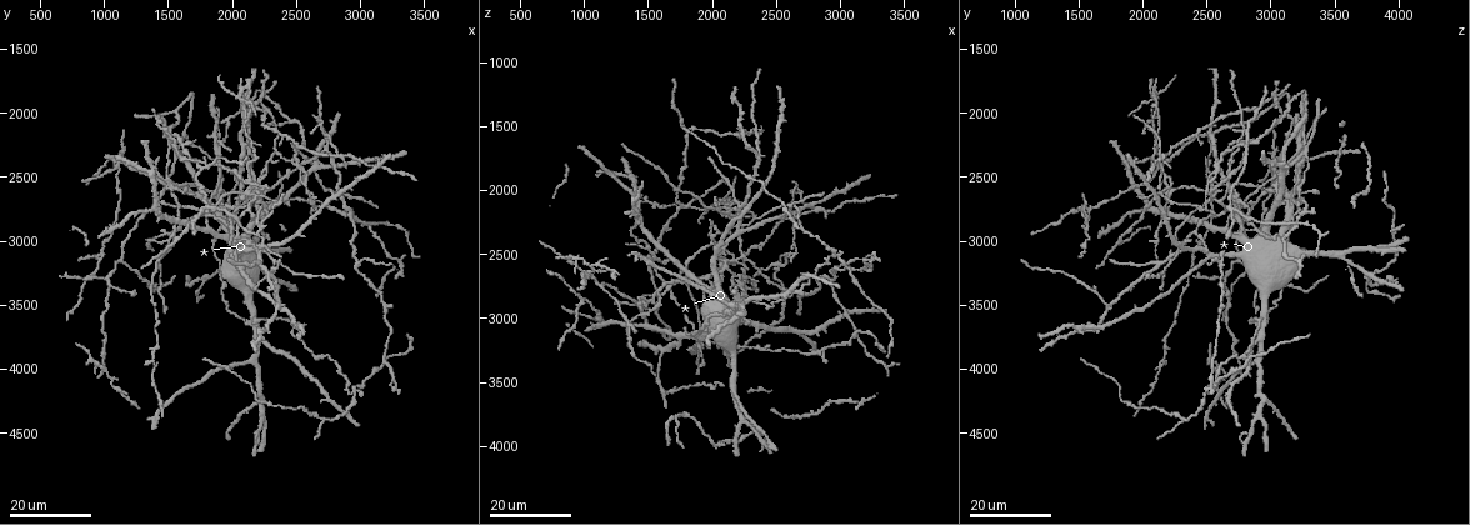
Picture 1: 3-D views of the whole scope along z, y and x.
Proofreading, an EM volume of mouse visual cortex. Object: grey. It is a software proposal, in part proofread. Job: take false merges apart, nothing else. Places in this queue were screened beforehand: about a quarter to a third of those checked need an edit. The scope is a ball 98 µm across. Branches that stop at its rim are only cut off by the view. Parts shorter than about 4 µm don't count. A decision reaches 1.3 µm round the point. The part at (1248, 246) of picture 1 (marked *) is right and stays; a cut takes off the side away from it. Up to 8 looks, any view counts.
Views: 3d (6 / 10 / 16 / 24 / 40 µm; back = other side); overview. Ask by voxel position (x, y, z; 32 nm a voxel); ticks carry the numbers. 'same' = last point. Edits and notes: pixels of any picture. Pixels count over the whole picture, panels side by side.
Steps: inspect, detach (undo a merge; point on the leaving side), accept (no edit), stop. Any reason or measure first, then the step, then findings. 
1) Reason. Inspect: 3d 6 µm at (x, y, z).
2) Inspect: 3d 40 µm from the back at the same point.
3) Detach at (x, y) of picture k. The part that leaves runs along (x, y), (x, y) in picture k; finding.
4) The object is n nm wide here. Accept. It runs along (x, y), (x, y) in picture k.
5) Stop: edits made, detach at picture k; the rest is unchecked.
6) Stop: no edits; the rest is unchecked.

Looks like a crossing. Inspect: 3d 16 µm at (2160, 2640, 2540).

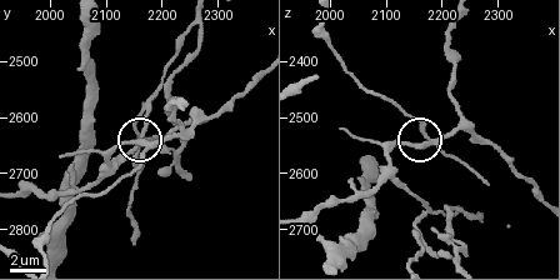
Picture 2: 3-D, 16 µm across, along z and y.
Inspect: 3d 10 µm at (2175, 2650, 2545).

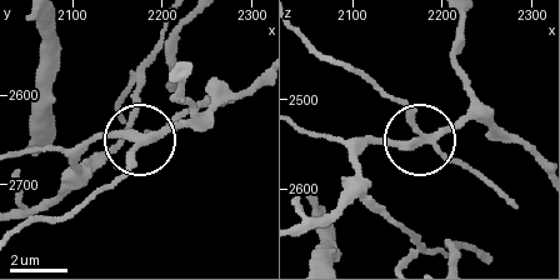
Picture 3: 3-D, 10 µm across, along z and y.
Detach at (130, 163) of picture 3. The part that leaves runs along (146, 143), (85, 200), (20, 229) in picture 3; a second neuron is stuck on.

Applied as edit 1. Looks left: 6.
Inspect: overview.

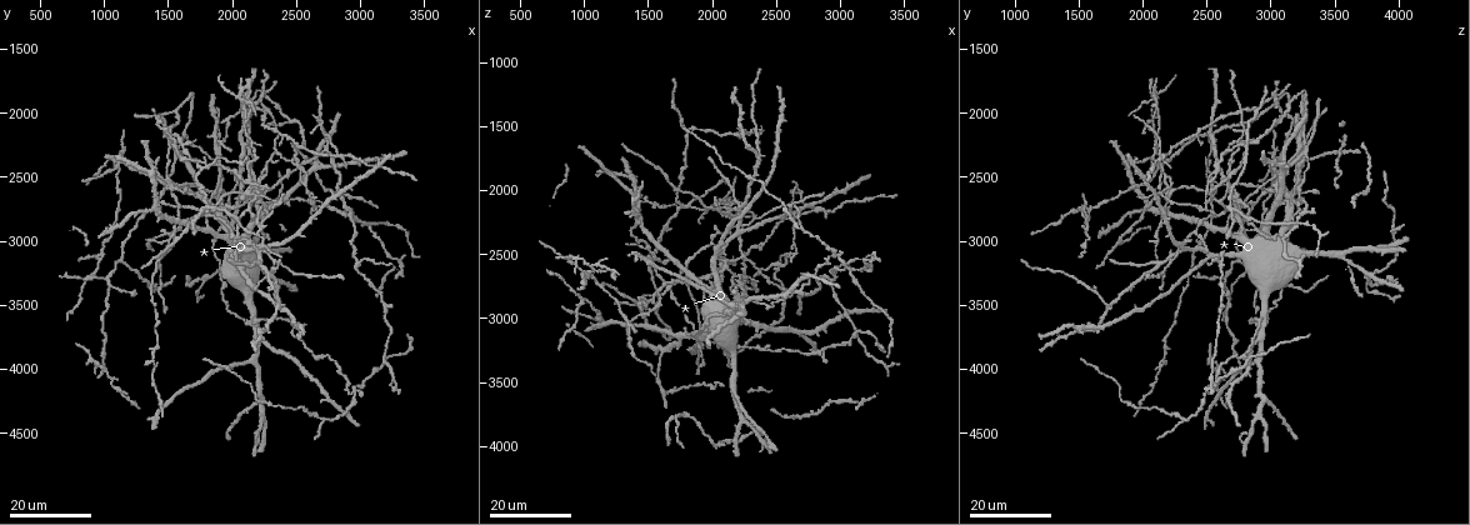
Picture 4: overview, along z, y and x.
A fork. Inspect: 3d 24 µm at (2840, 2340, 2140).

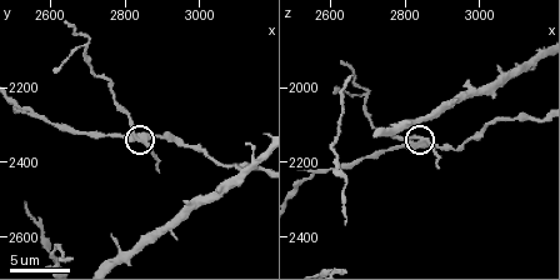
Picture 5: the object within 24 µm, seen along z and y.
Inspect: 3d 10 µm at (2830, 2330, 2140).

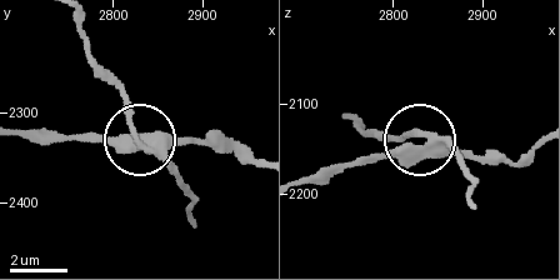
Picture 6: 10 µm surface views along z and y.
The object is 330 nm wide here. Detach at (126, 116) of picture 6. The part that leaves runs along (155, 150), (134, 129), (126, 93), (88, 50), (84, 21) in picture 6; a second neuron is stuck on.

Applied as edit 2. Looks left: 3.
Arms part here. Inspect: 3d 24 µm at (2340, 3180, 2200).

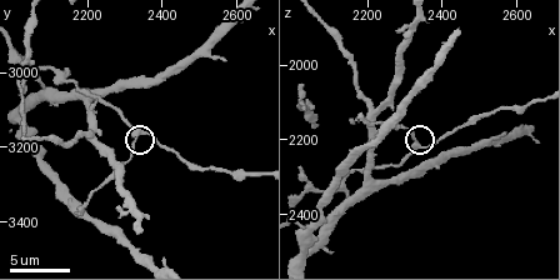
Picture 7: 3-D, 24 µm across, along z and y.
Inspect: 3d 10 µm at (2330, 3160, 2210).

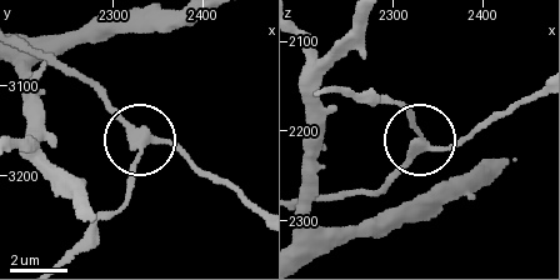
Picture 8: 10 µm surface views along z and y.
The side arm is 10 µm long. Detach at (126, 179) of picture 8. The part that leaves runs along (139, 148), (123, 203), (68, 253) in picture 8; a second neuron is stuck on.

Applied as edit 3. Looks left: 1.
Stop: edits made, detach at picture 3, detach at picture 6, detach at picture 8; the rest is unchecked.

